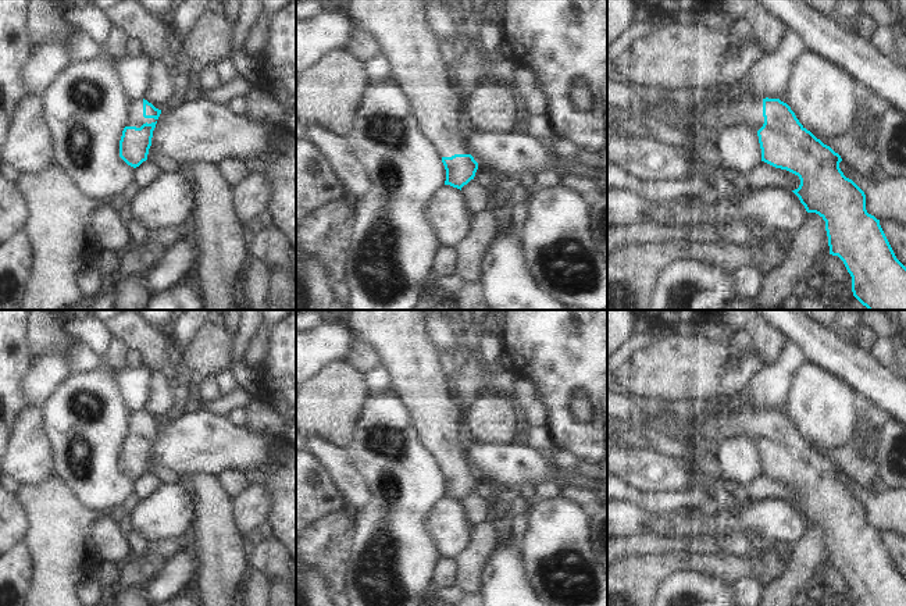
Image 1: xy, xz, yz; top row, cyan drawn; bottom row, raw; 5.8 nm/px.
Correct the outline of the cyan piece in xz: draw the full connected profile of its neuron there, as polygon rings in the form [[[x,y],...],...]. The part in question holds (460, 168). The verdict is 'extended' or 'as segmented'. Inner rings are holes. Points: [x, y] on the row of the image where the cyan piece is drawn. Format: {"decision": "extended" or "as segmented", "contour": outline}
{"decision": "extended", "contour": [[[349,0],[346,14],[357,29],[367,31],[388,58],[392,81],[406,95],[420,131],[435,146],[446,170],[445,185],[461,190],[478,170],[478,163],[459,138],[459,100],[447,81],[439,43],[429,31],[422,0]]]}

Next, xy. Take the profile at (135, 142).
{"decision": "extended", "contour": [[[132,100],[128,104],[128,122],[120,140],[120,157],[136,168],[147,160],[153,131],[161,110],[147,100]]]}

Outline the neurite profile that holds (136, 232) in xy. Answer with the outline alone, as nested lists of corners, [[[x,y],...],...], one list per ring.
[[[135,220],[126,227],[131,243],[138,243],[145,239],[150,232]]]

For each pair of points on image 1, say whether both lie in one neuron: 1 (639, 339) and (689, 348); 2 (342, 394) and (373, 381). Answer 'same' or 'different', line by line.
1: different
2: different

